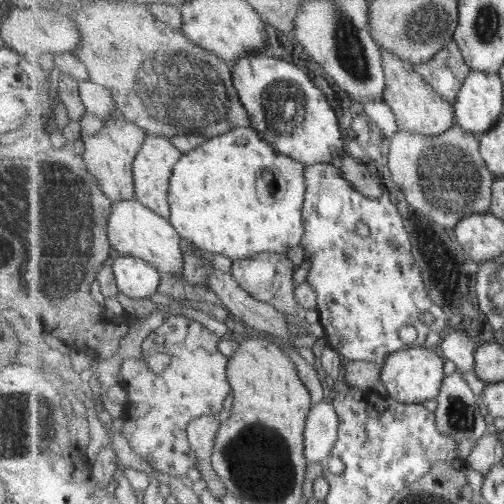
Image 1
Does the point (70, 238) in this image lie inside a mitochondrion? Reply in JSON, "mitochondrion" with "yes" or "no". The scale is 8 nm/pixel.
{"mitochondrion":"yes"}

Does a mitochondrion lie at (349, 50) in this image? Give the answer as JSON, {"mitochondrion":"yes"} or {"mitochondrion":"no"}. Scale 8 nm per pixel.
{"mitochondrion":"yes"}

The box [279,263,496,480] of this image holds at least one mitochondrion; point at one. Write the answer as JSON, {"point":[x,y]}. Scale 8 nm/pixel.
{"point":[460,417]}

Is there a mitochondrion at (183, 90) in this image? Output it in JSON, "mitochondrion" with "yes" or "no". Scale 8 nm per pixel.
{"mitochondrion":"yes"}

